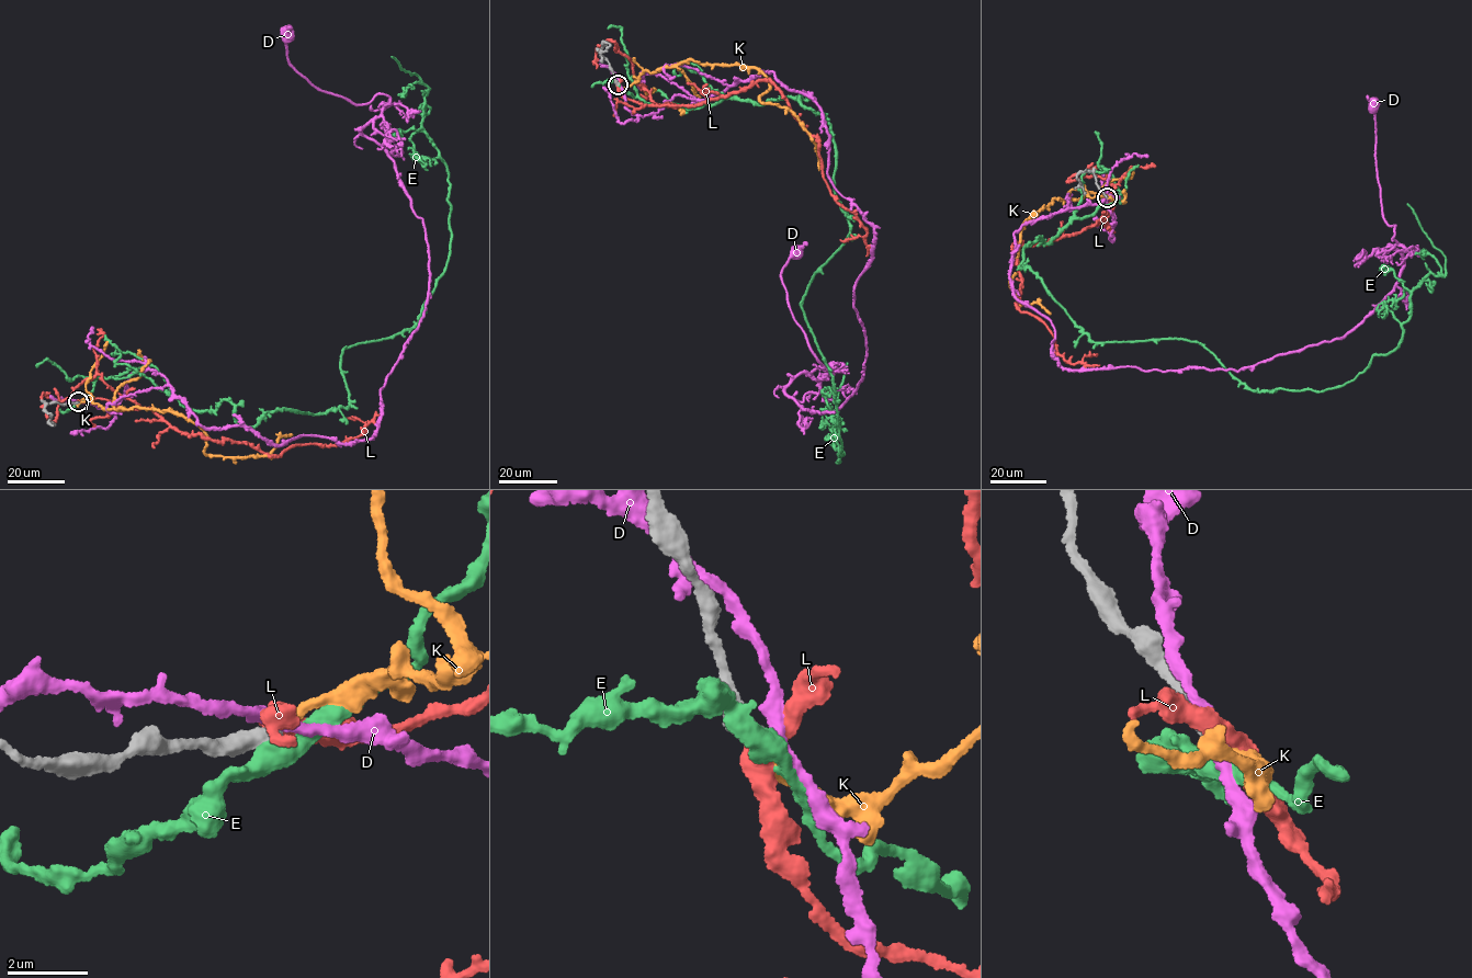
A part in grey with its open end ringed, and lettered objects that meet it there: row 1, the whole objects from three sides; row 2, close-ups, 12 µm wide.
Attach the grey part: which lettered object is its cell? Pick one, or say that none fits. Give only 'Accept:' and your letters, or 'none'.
Accept: K

